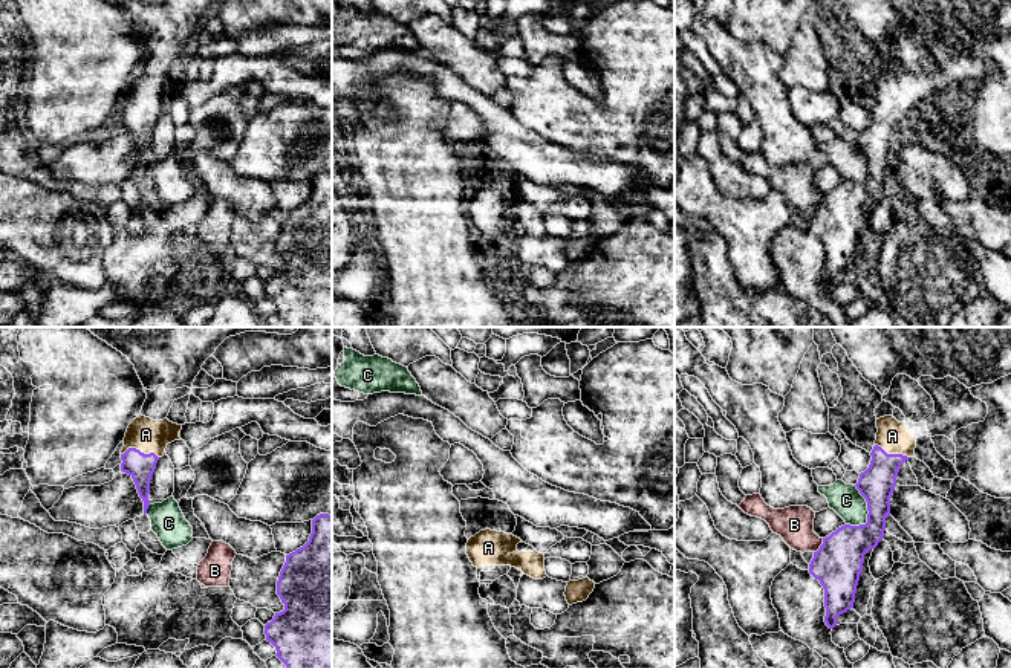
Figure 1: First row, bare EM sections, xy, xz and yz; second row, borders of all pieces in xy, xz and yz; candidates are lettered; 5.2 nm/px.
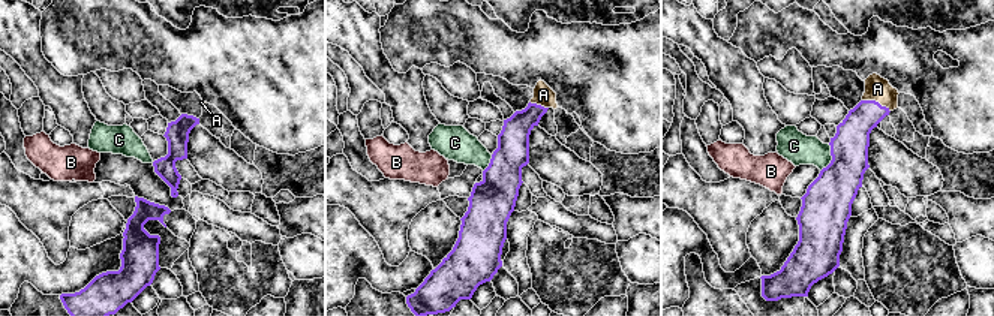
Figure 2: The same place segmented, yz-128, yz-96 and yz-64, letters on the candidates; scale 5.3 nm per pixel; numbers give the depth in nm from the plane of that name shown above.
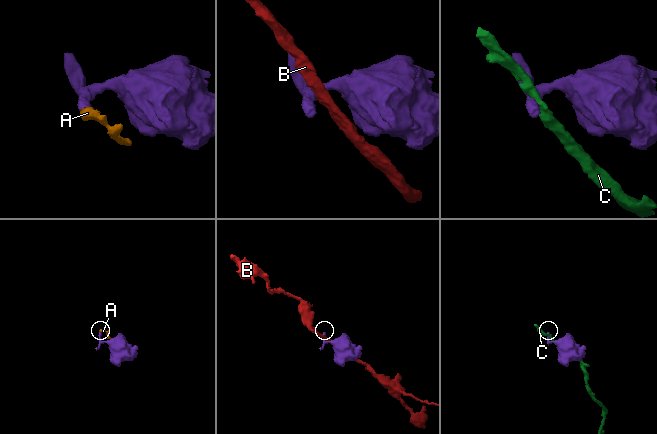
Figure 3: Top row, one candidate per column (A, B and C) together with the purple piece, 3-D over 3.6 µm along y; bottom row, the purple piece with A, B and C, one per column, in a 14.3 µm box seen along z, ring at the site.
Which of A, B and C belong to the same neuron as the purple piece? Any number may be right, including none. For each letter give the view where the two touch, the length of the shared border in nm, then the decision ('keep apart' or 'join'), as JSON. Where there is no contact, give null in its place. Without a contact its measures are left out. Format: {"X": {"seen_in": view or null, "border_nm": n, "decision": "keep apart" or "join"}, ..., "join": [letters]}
{"A": {"seen_in": "xy", "border_nm": 200, "decision": "join"}, "B": {"seen_in": "yz", "border_nm": 90, "decision": "keep apart"}, "C": {"seen_in": "yz", "border_nm": 220, "decision": "keep apart"}, "join": ["A"]}

